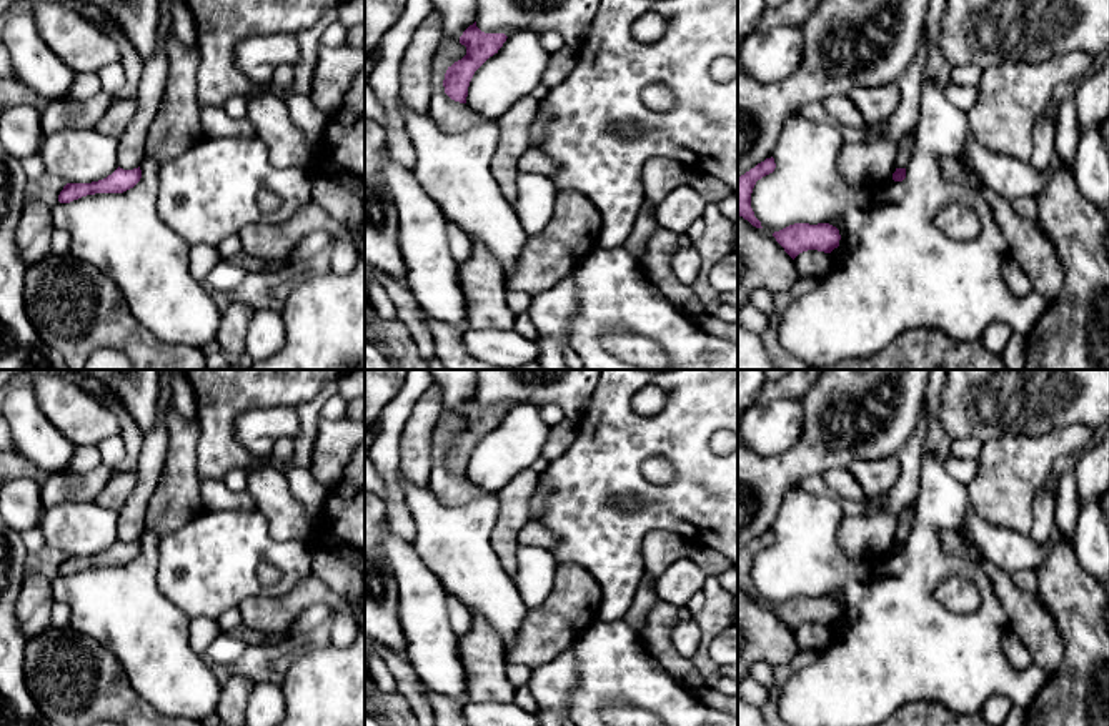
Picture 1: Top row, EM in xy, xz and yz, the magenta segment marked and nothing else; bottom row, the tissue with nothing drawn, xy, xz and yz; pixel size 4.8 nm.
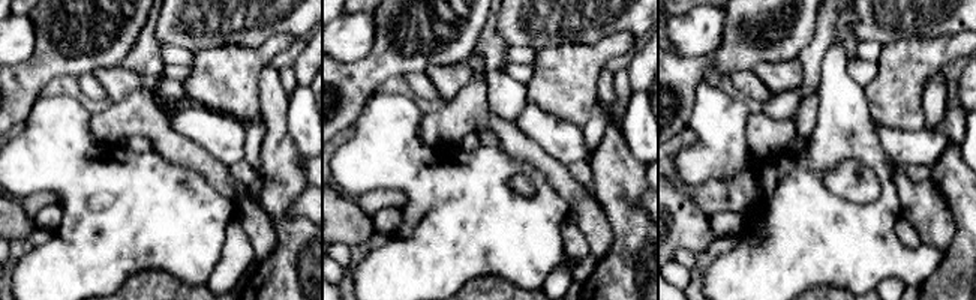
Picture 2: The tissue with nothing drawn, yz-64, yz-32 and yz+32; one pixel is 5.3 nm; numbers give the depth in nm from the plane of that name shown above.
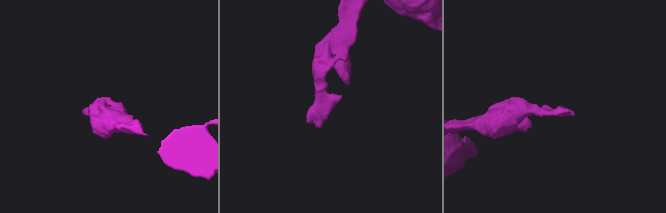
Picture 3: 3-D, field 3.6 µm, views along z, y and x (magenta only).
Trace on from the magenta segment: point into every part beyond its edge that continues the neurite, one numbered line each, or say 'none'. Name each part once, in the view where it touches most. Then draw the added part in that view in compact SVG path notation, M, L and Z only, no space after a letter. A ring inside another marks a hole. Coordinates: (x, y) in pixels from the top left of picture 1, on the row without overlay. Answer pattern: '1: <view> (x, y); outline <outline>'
none

